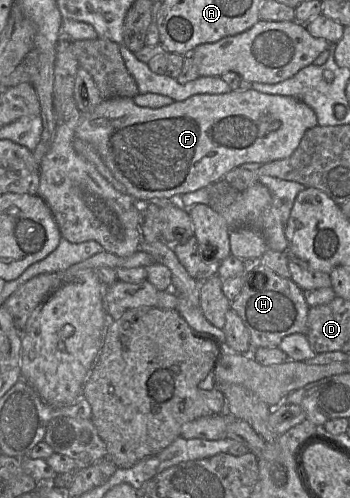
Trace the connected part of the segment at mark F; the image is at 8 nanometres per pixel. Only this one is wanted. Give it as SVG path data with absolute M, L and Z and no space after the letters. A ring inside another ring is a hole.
M251 88L245 91L232 90L223 94L197 94L184 101L174 101L172 104L161 108L140 107L131 98L104 99L91 112L81 115L75 135L77 139L81 139L94 147L114 177L126 187L126 194L132 197L137 203L148 203L168 202L175 195L182 195L207 188L213 182L223 179L226 173L244 163L265 164L274 160L287 158L298 147L304 133L316 125L318 125L316 114L305 103L290 96L266 94Z

